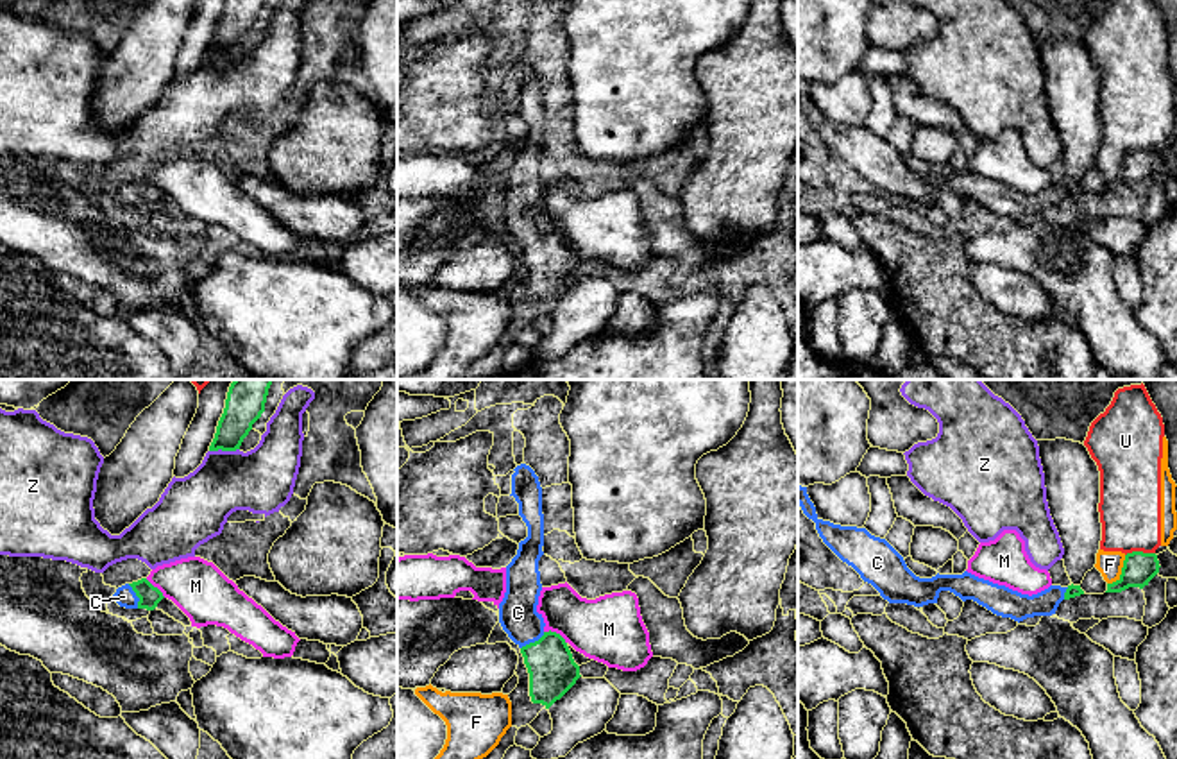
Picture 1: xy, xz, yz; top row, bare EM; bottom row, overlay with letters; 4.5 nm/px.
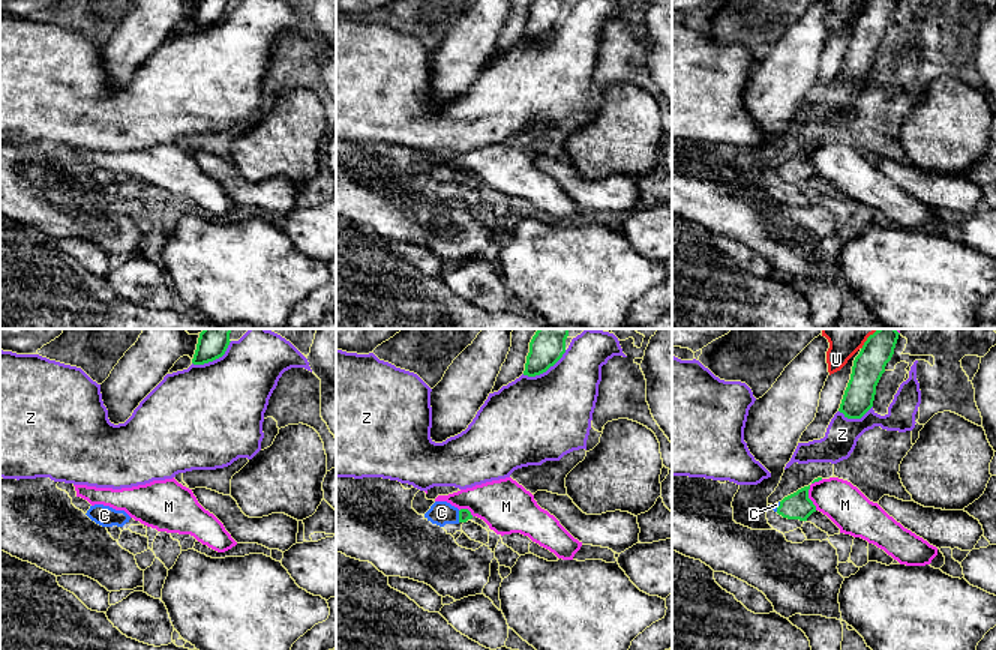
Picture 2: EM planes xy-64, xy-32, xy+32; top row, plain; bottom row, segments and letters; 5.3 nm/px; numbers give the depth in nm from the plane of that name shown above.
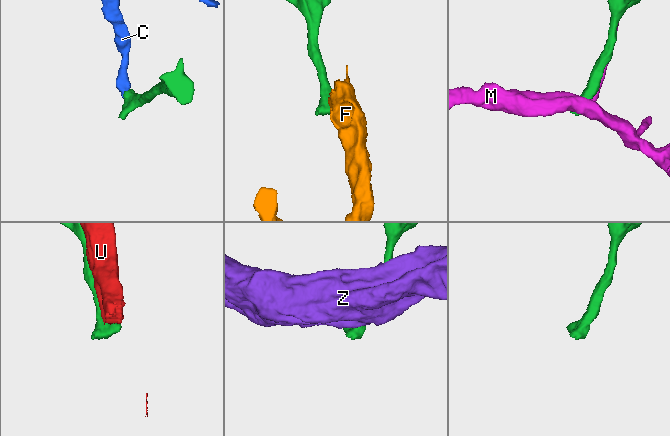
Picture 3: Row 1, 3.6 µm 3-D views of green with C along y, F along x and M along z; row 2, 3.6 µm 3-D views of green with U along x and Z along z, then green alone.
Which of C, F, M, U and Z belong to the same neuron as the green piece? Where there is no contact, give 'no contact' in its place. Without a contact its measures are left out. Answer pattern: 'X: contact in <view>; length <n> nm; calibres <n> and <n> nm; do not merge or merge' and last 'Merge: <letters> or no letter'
C: contact in xz; length 130 nm; calibres 220 and 180 nm; merge
F: contact in yz; length 160 nm; calibres 150 and 110 nm; do not merge
M: contact in xz; length 120 nm; calibres 220 and 300 nm; do not merge
U: contact in yz; length 140 nm; calibres 150 and 280 nm; do not merge
Z: contact in xy; length 140 nm; calibres 150 and 300 nm; do not merge
Merge: C

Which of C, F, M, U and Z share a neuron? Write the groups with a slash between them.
C / F U / M / Z

